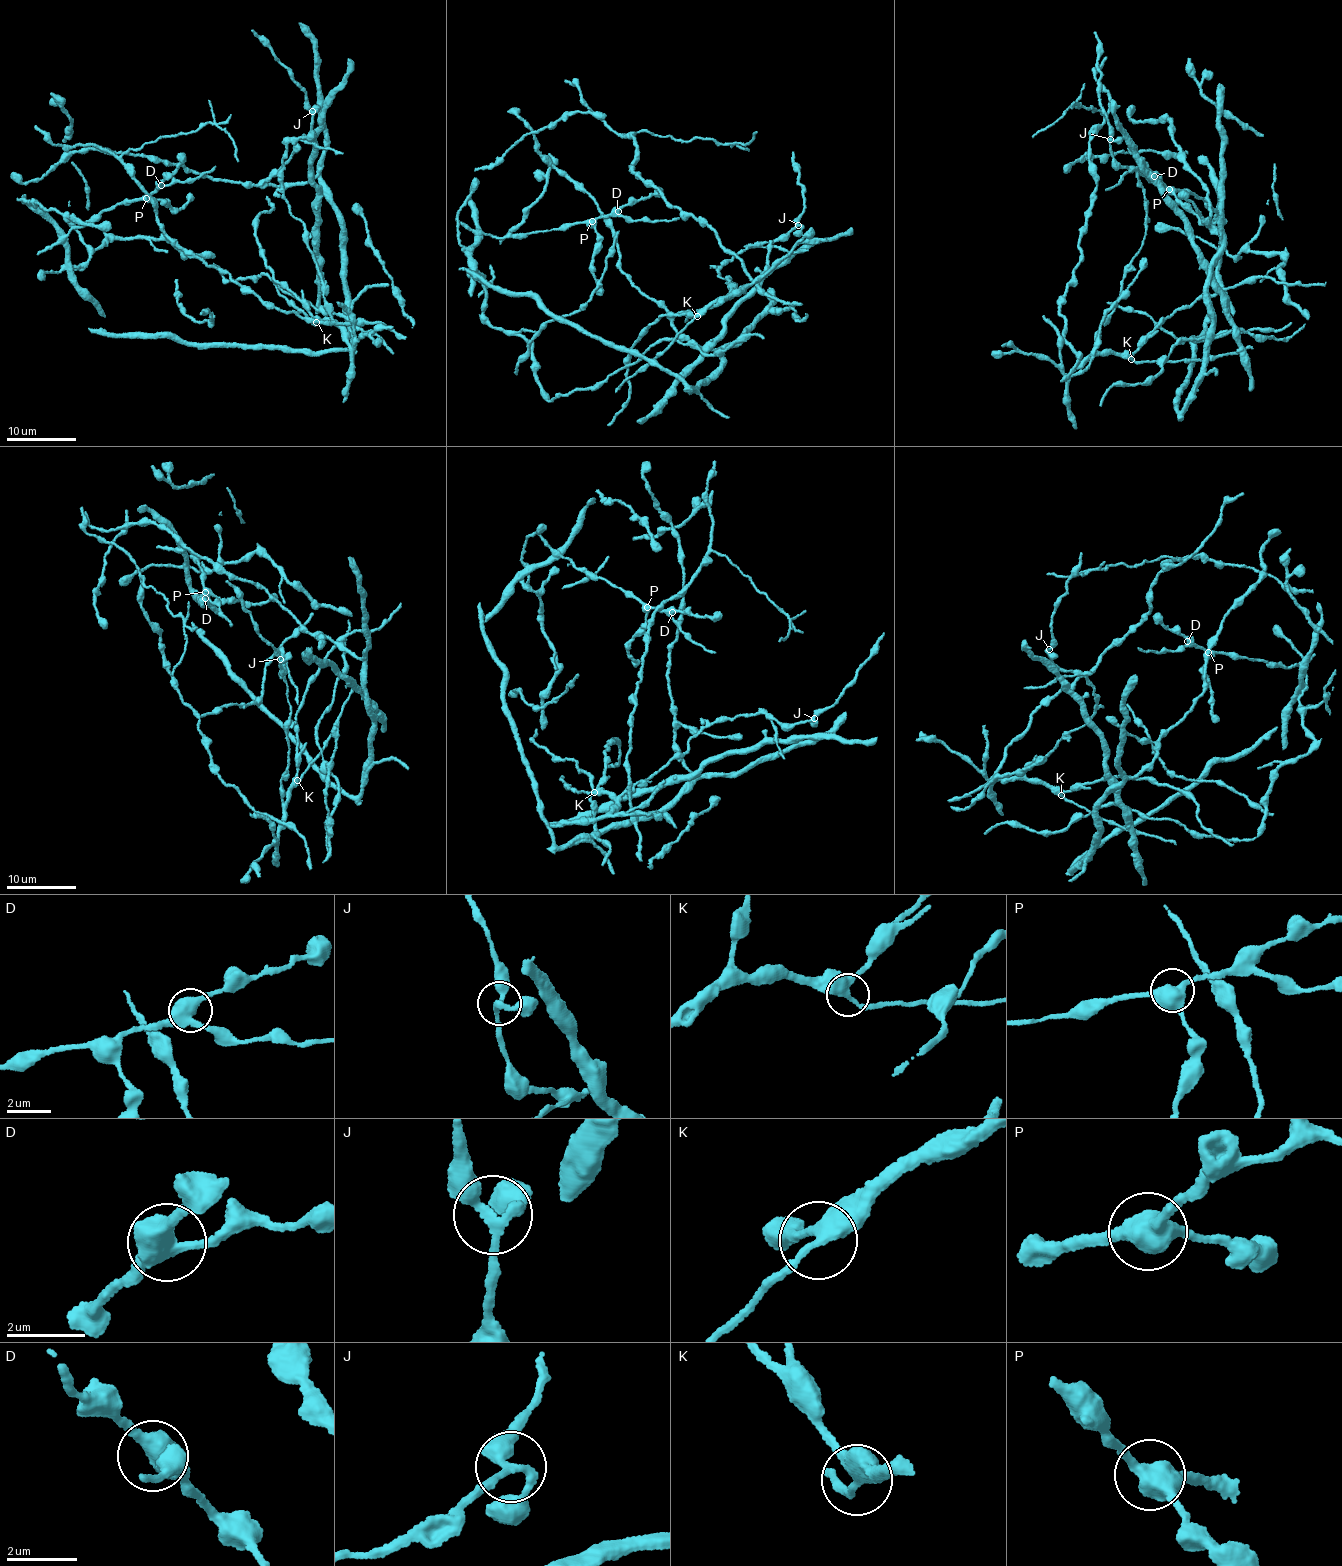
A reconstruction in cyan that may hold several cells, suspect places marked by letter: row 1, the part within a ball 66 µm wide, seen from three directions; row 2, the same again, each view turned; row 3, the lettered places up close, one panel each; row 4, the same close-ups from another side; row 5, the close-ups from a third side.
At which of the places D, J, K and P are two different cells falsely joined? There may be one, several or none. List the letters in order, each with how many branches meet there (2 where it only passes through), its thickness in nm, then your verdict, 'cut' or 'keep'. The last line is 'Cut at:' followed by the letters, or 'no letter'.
D: branches 3; calibre 460 nm; keep
J: branches 3; calibre 240 nm; keep
K: branches 3; calibre 340 nm; keep
P: branches 4; calibre 440 nm; keep
Cut at: no letter

